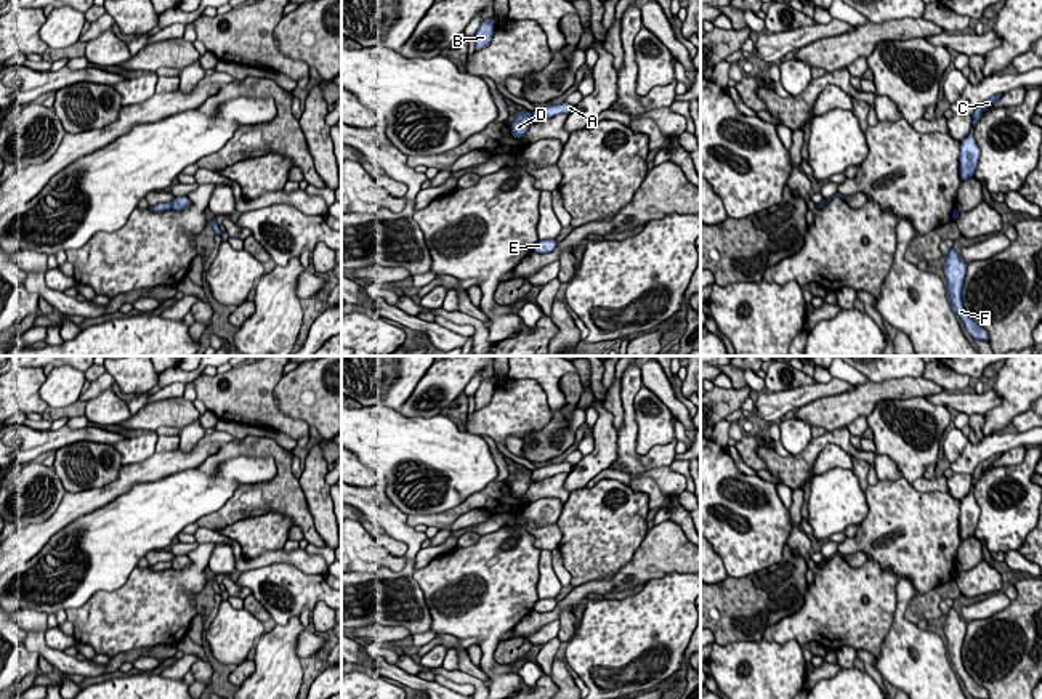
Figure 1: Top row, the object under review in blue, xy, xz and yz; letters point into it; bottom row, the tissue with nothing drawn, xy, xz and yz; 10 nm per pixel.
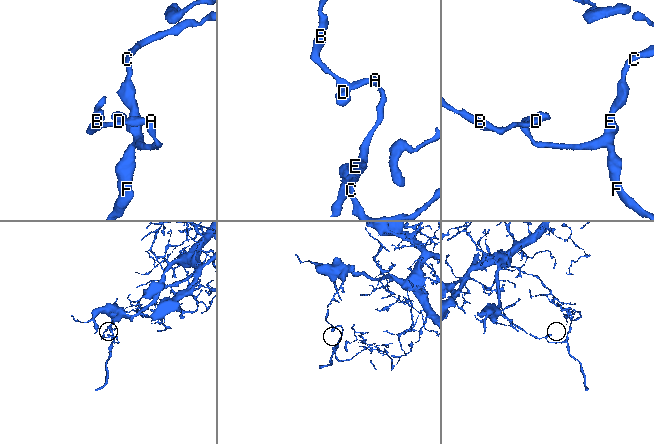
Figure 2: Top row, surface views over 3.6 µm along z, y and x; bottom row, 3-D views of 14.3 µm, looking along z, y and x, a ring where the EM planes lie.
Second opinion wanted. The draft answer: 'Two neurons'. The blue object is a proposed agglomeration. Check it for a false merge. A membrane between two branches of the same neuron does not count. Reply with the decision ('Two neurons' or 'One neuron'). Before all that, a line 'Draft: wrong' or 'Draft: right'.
Draft: right
Two neurons

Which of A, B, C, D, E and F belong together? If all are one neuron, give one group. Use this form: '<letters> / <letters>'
A C E F / B D

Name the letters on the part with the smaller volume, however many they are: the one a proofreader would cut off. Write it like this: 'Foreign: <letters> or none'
Foreign: A, C, E, F

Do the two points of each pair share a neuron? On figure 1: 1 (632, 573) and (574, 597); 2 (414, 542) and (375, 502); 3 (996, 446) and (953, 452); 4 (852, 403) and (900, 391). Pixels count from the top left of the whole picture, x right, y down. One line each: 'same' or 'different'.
1: same
2: same
3: different
4: same

